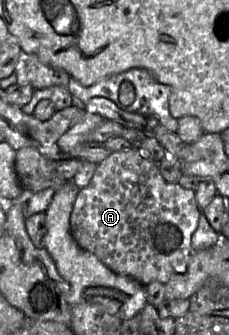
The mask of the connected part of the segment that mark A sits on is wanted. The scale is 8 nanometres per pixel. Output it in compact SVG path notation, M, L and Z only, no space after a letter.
M132 147L128 150L112 152L105 160L97 164L90 183L86 187L81 188L77 194L70 214L70 230L80 248L94 254L105 266L116 274L131 277L144 286L149 285L153 281L166 284L173 275L184 273L187 270L189 259L193 253L191 237L197 228L201 214L195 191L185 189L179 183L167 182L160 173L159 164L144 157L139 148Z

